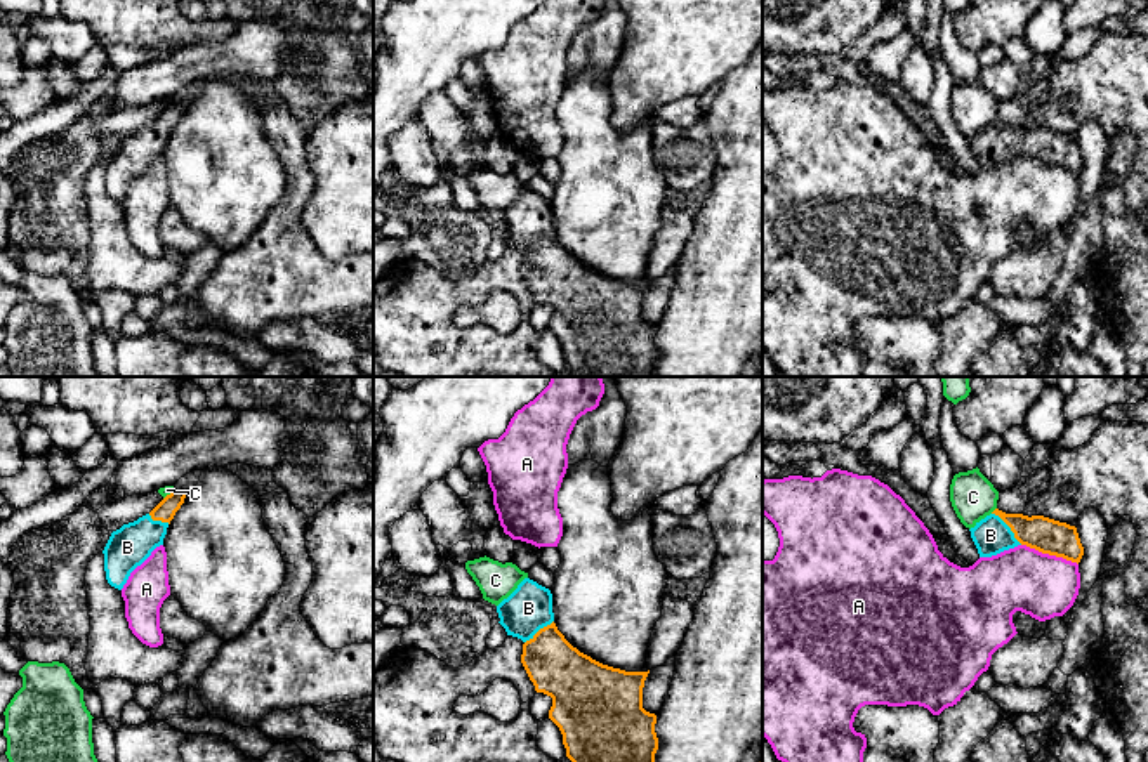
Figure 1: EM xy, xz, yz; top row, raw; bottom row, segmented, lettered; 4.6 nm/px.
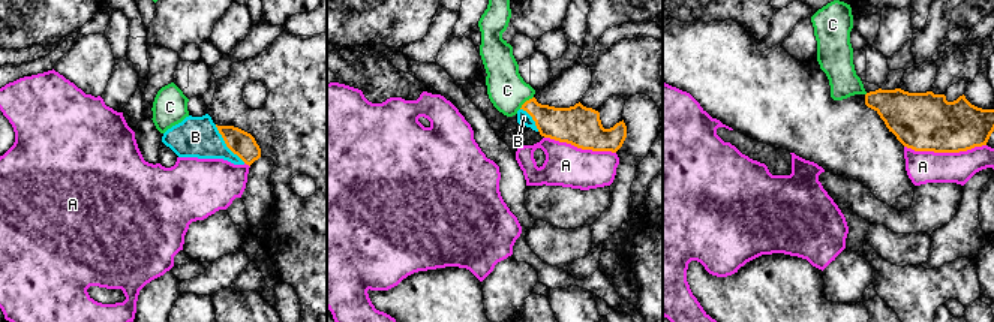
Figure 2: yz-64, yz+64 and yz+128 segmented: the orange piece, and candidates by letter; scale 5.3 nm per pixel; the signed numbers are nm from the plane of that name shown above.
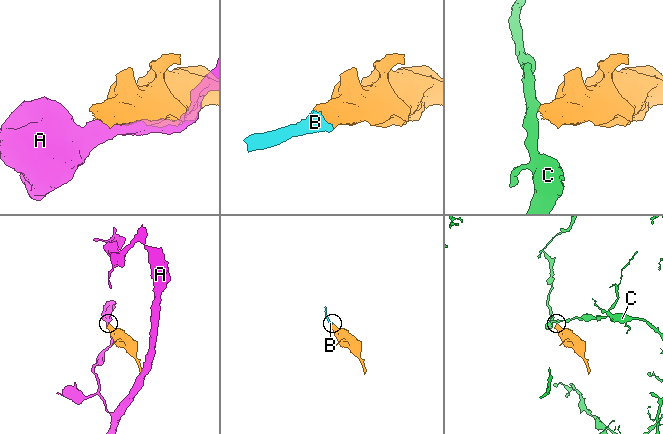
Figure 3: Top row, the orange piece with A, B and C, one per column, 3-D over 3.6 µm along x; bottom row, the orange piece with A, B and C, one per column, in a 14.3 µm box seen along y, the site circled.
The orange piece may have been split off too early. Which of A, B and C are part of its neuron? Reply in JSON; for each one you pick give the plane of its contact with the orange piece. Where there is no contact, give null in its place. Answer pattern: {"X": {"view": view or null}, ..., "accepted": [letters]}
{"B": {"view": "yz"}, "accepted": ["B"]}

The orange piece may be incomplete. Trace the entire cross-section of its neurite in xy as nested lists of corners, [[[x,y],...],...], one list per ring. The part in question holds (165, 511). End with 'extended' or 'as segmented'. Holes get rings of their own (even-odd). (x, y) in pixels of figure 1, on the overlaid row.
[[[172,491],[149,514],[113,531],[102,554],[106,580],[122,590],[130,573],[163,545],[167,528],[184,503],[186,491]]]; extended

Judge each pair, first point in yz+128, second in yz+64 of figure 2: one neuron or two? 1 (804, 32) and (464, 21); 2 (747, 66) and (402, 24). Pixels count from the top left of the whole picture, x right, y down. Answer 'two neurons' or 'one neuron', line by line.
1: two neurons
2: two neurons

